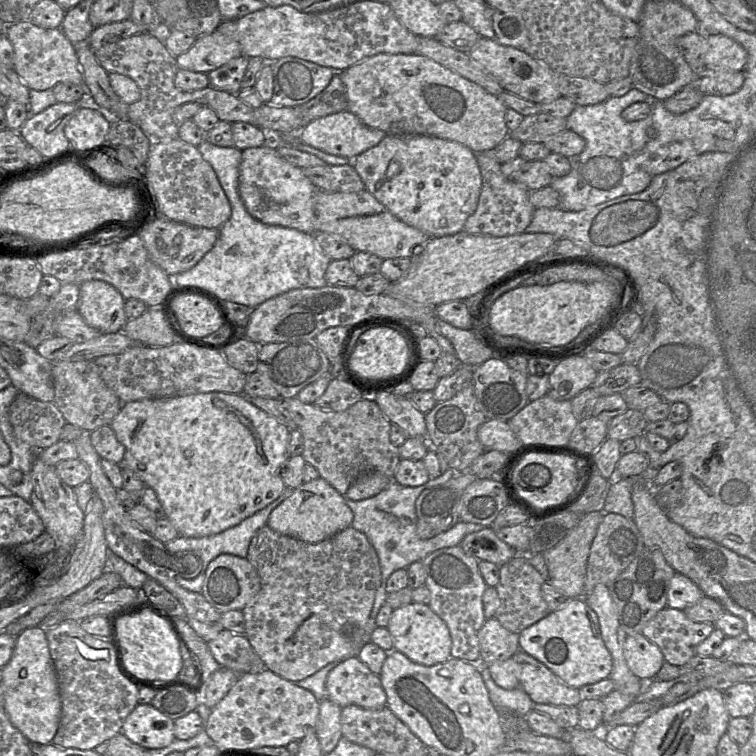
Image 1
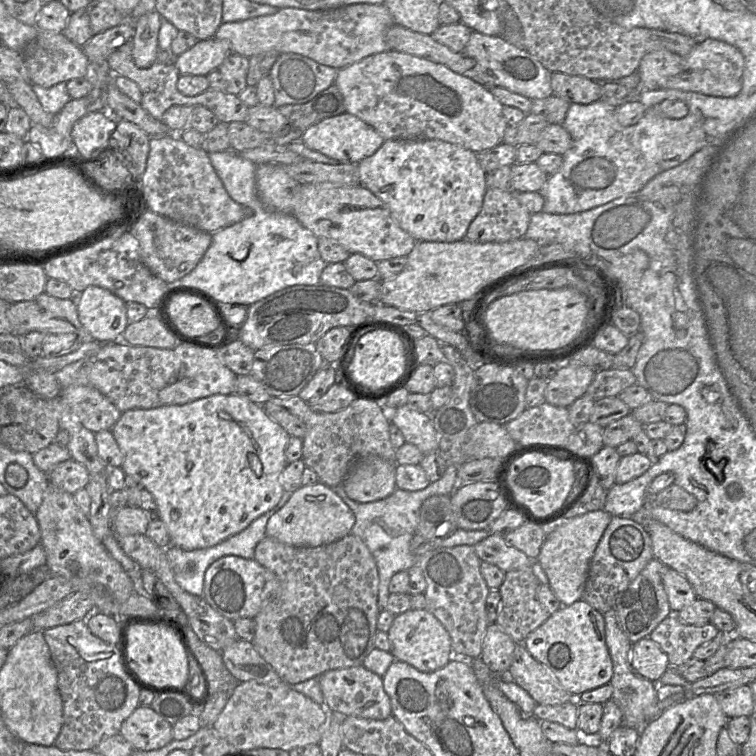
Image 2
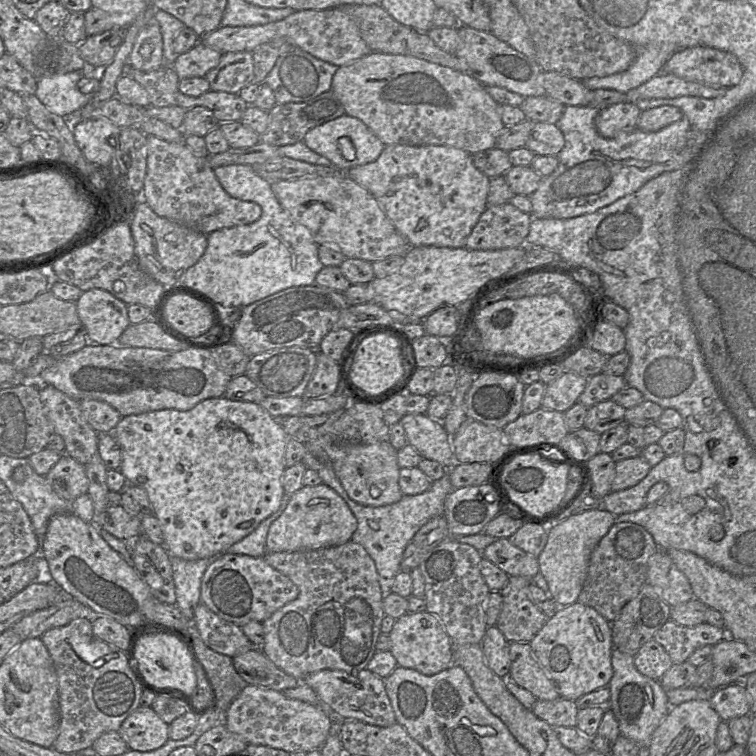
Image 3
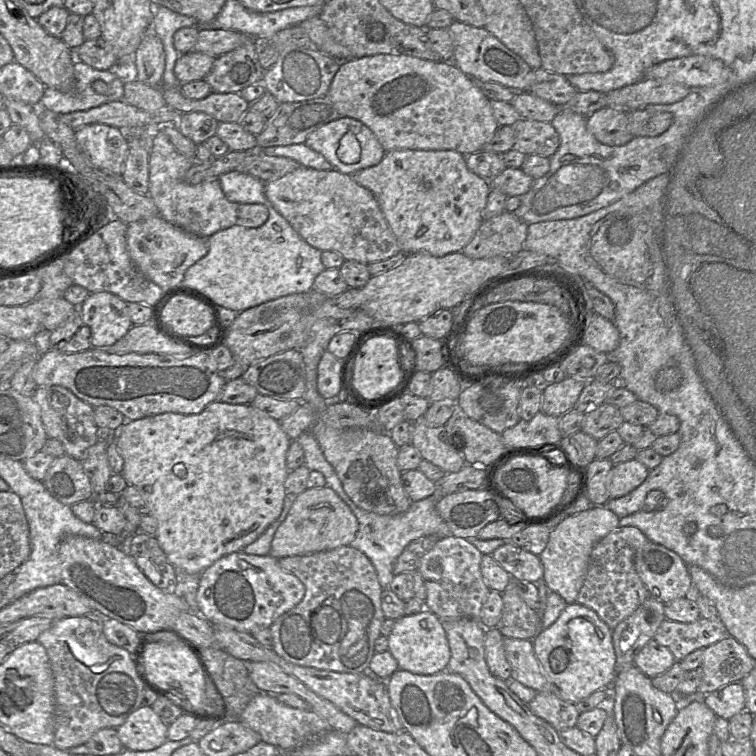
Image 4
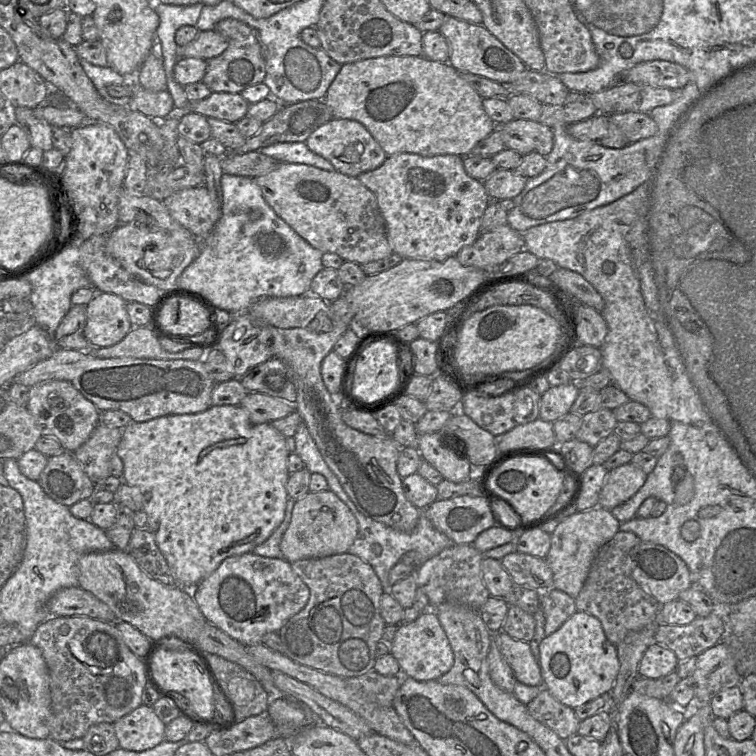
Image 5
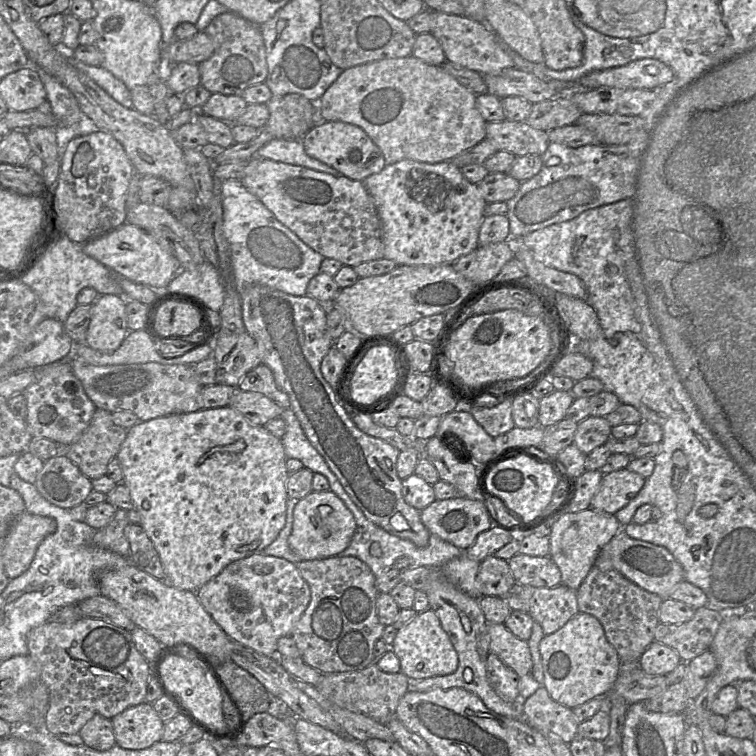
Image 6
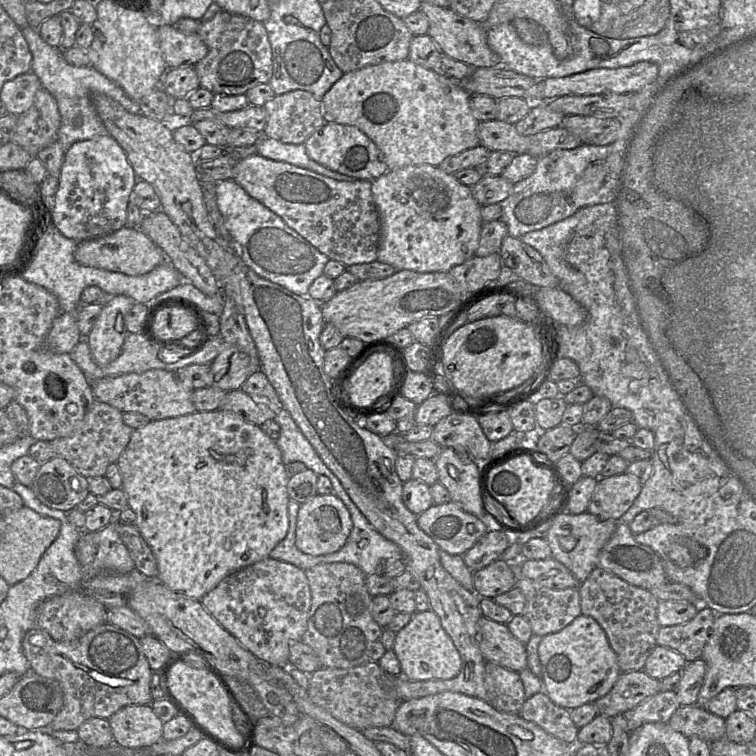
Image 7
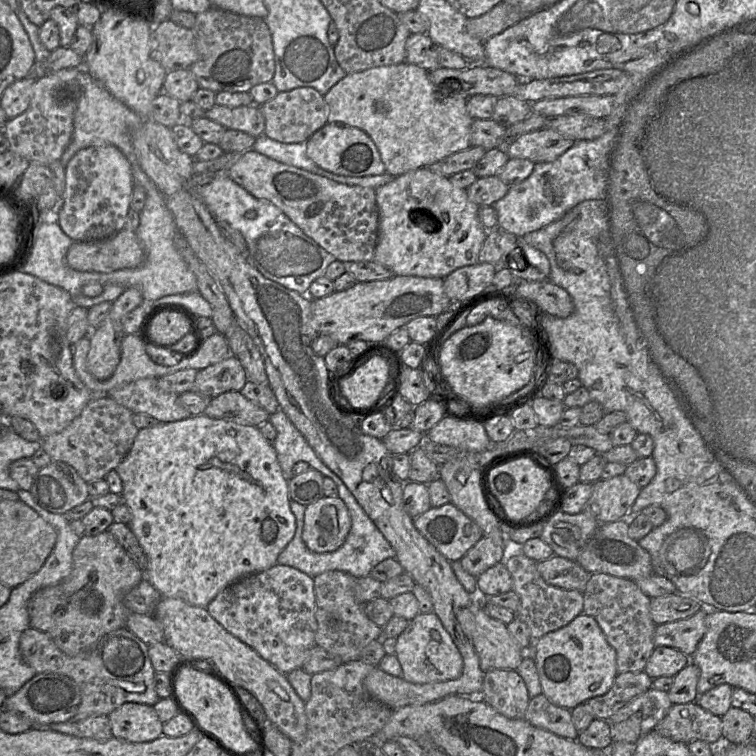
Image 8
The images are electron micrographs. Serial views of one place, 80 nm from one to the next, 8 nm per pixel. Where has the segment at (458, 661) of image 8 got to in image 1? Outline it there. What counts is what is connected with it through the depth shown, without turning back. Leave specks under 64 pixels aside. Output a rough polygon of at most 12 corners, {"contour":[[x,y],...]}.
{"contour":[[428,605],[393,610],[394,650],[431,666],[451,657],[449,629]]}

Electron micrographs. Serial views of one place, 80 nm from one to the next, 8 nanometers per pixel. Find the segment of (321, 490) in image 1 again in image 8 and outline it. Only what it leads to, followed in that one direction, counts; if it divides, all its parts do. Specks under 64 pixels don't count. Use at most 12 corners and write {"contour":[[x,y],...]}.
{"contour":[[340,497],[306,506],[302,539],[316,553],[340,548],[351,529]]}

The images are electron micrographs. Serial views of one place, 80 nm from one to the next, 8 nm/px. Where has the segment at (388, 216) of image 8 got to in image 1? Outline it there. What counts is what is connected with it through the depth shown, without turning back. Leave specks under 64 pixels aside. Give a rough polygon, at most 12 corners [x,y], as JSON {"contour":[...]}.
{"contour":[[386,134],[353,159],[366,190],[429,237],[477,208],[476,153]]}

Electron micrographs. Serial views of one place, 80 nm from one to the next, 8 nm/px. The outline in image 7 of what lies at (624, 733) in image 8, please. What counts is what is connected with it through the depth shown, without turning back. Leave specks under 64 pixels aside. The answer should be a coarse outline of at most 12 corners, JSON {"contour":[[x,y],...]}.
{"contour":[[660,691],[622,715],[628,732],[668,723],[680,706]]}

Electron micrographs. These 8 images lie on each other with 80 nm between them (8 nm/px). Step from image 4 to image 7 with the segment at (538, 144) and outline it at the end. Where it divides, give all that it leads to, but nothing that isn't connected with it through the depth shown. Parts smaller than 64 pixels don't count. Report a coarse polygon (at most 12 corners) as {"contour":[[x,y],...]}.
{"contour":[[496,119],[479,122],[480,145],[489,151],[528,154],[530,135]]}

